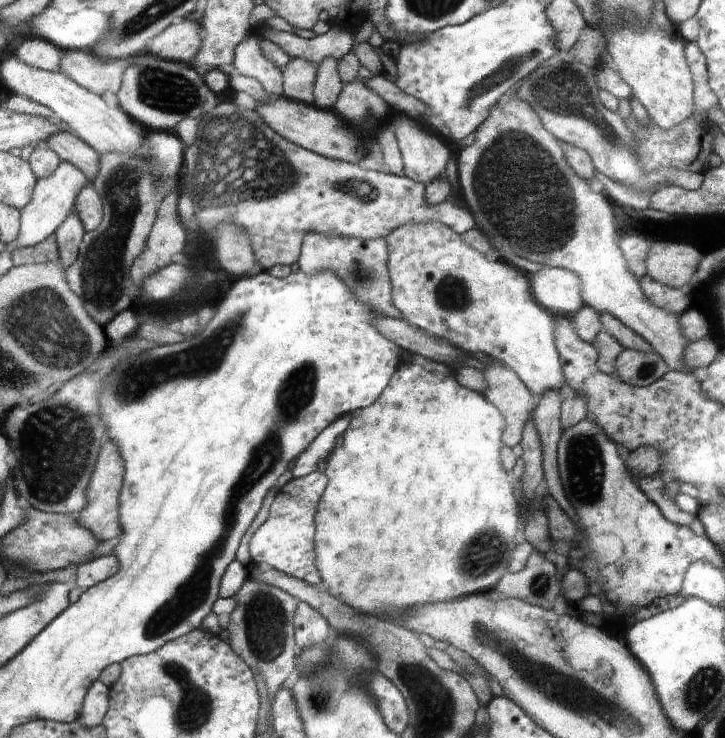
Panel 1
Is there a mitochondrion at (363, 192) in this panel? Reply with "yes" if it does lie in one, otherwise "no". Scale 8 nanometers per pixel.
yes

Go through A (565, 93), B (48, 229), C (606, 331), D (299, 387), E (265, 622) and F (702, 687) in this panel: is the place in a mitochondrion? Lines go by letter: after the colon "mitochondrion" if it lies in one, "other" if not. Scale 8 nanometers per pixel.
A: mitochondrion
B: other
C: other
D: mitochondrion
E: mitochondrion
F: mitochondrion

